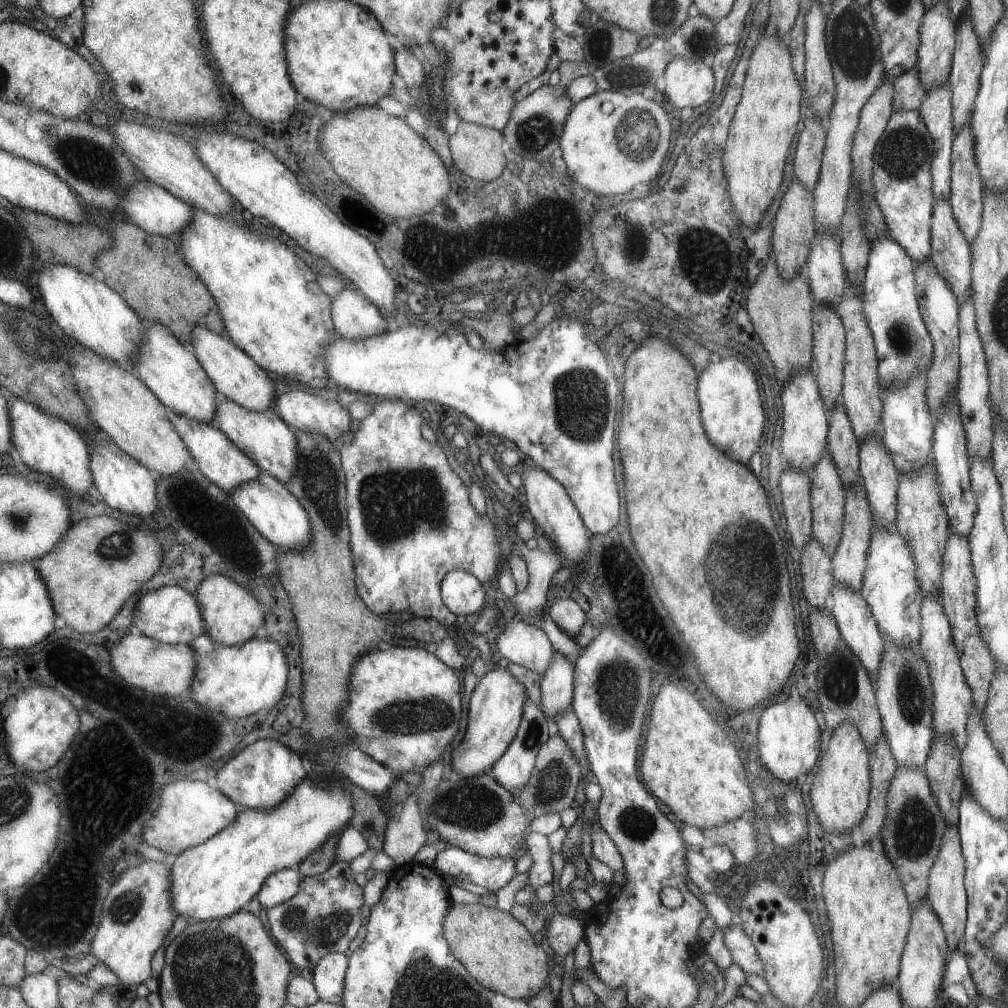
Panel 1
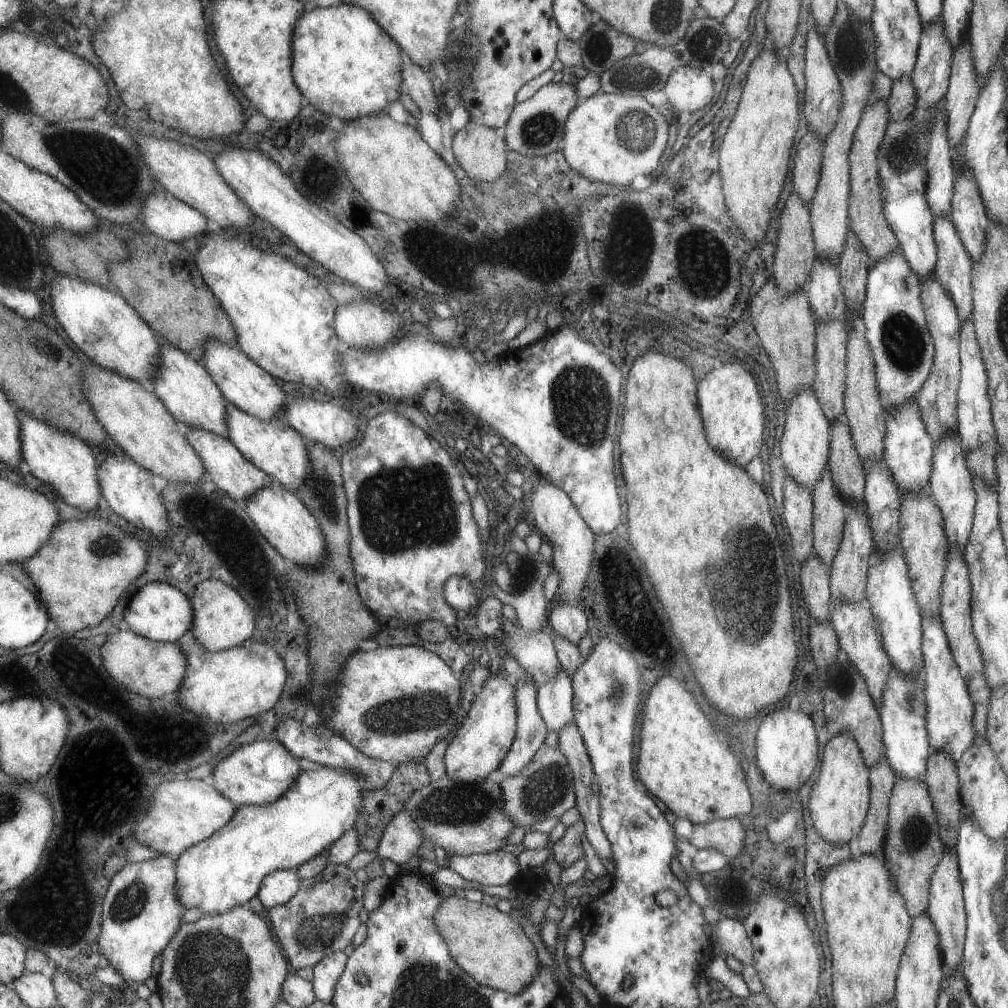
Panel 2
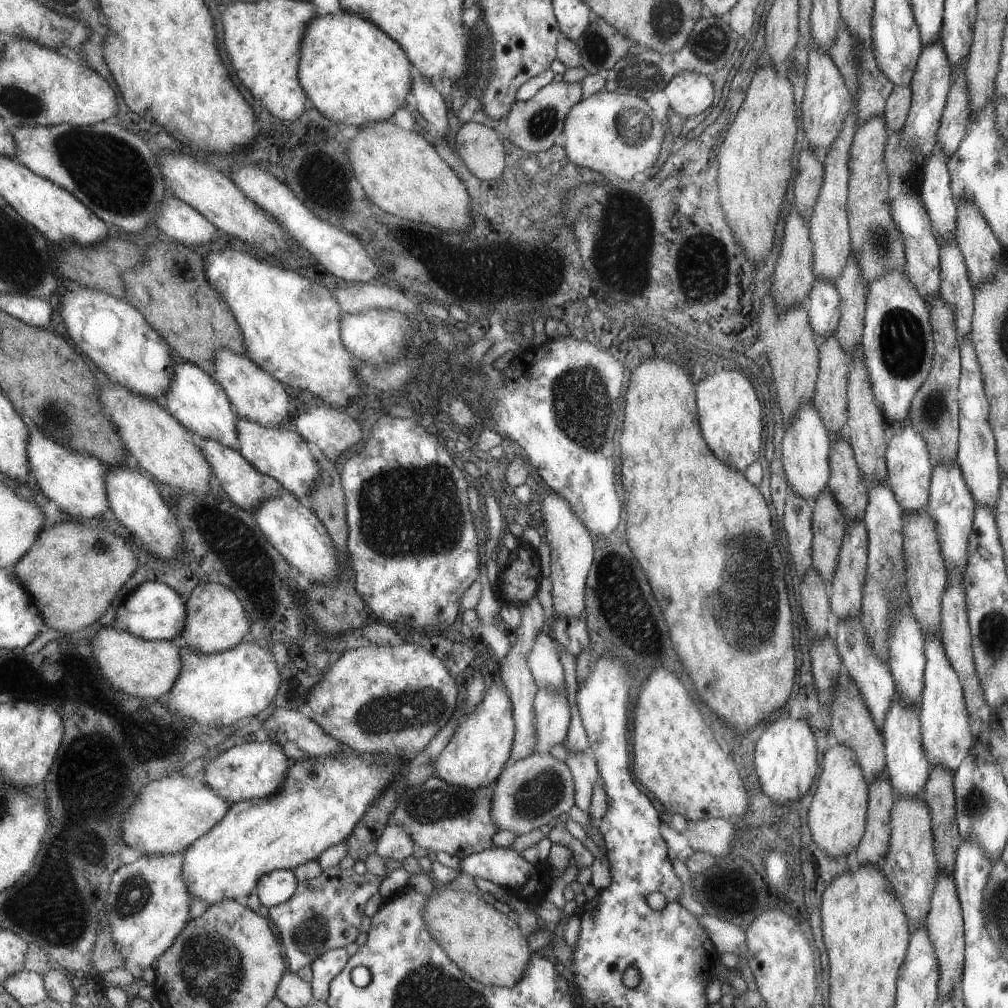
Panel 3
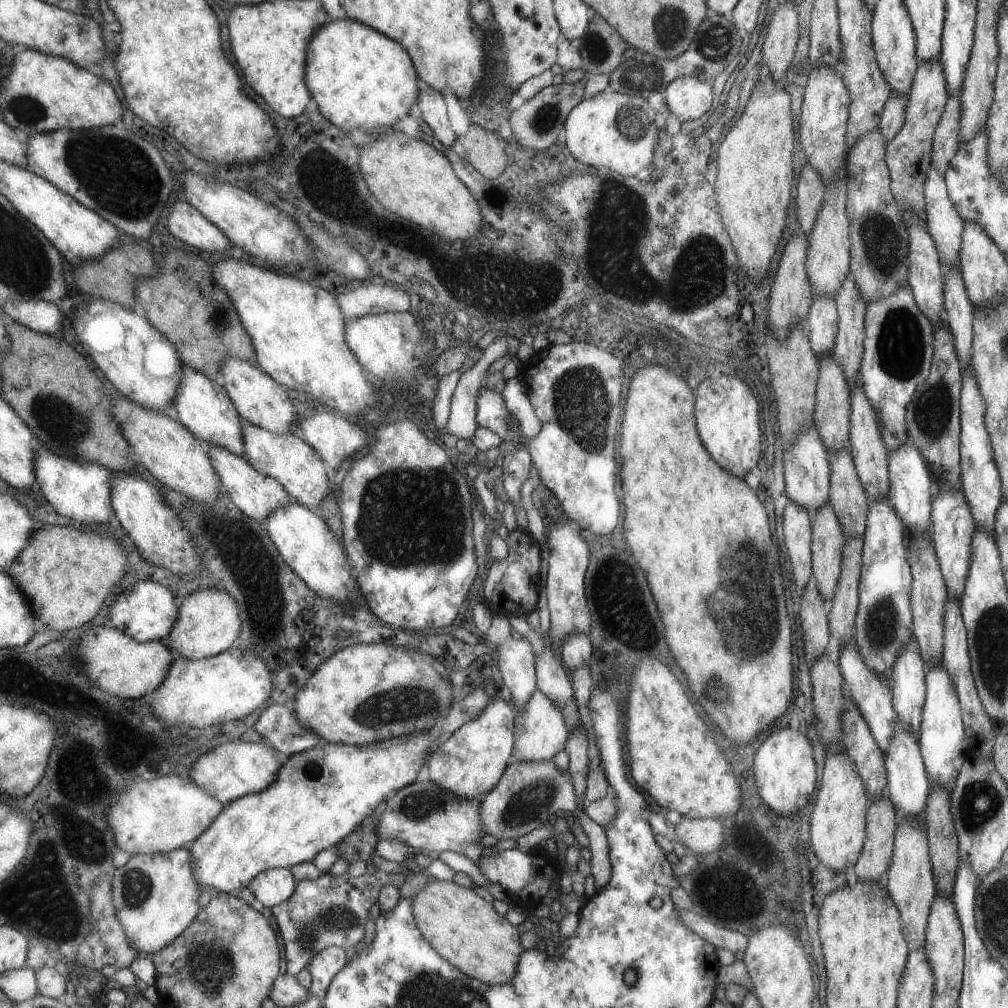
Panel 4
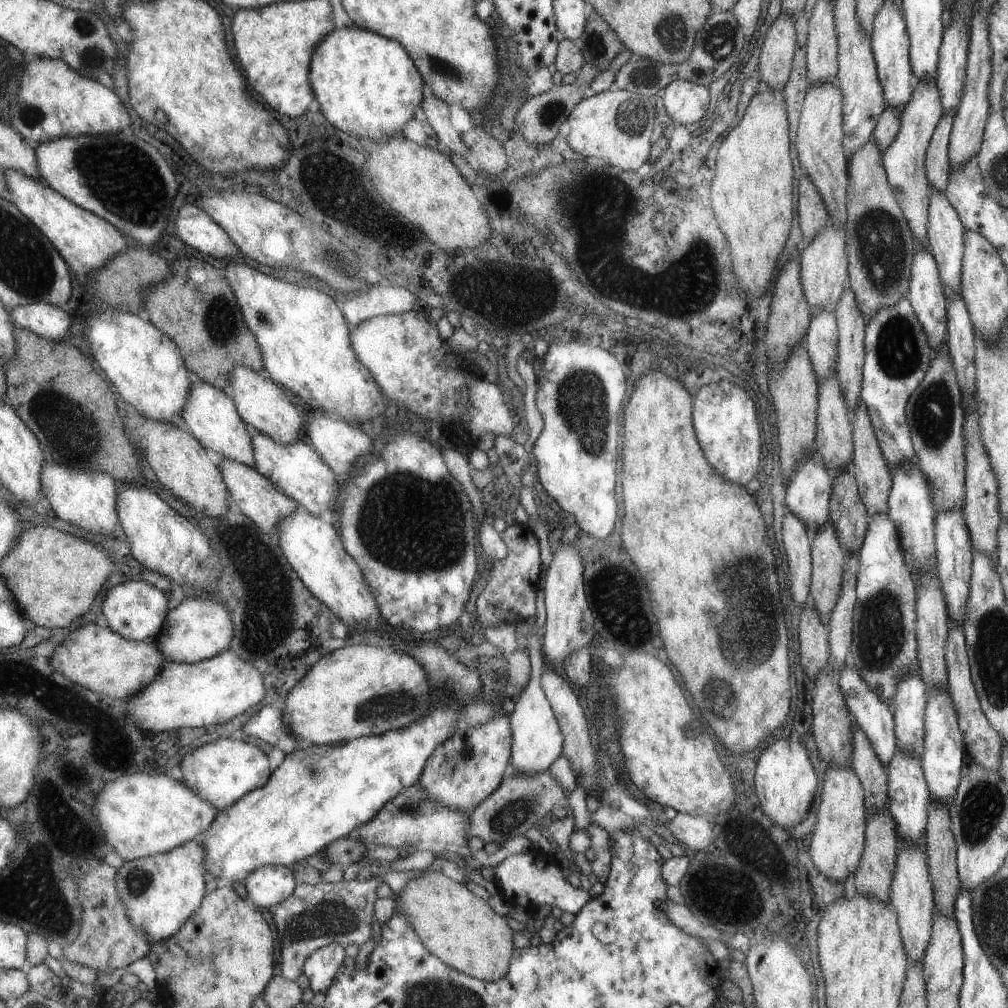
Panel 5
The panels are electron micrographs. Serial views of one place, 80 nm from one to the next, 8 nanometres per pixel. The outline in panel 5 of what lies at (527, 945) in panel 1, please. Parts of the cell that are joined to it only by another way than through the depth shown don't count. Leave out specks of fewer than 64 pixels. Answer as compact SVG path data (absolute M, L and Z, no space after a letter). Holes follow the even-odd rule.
M425 872L423 876L411 878L403 890L394 896L395 909L401 912L408 920L413 930L420 938L420 942L436 956L440 962L447 963L447 966L461 971L470 977L481 979L482 981L497 981L504 976L507 970L507 960L513 950L511 944L511 928L505 924L501 915L497 916L496 911L488 906L479 897L473 896L464 884L455 882L447 876L437 874L437 872Z

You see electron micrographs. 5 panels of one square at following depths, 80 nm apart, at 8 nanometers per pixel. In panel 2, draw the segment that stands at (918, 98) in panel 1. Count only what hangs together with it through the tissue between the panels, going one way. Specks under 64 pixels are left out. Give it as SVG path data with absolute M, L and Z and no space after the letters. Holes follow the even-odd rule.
M911 76L901 77L894 84L886 100L889 121L902 121L907 119L916 104L916 89Z

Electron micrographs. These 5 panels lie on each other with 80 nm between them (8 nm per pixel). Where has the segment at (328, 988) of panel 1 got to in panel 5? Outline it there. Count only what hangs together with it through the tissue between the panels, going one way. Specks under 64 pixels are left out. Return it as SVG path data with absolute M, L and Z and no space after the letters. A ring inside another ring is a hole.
M329 944L318 949L305 962L304 973L310 981L310 993L325 992L332 985L343 959L344 948L339 944Z

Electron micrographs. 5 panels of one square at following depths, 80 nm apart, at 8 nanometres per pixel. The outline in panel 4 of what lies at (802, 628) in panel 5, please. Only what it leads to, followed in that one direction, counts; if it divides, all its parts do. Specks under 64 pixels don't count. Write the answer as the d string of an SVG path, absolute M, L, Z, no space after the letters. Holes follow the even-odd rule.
M814 583L807 584L801 595L799 619L803 631L803 652L807 667L819 658L827 646L827 616L823 610L823 596L817 592Z

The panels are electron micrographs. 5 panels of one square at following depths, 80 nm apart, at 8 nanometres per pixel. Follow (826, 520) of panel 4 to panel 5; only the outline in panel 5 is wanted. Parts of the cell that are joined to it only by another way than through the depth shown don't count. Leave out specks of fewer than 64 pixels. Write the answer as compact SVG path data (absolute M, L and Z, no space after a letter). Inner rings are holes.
M827 521L817 528L812 542L812 593L811 603L825 626L836 606L841 586L841 572L846 565L835 527Z

